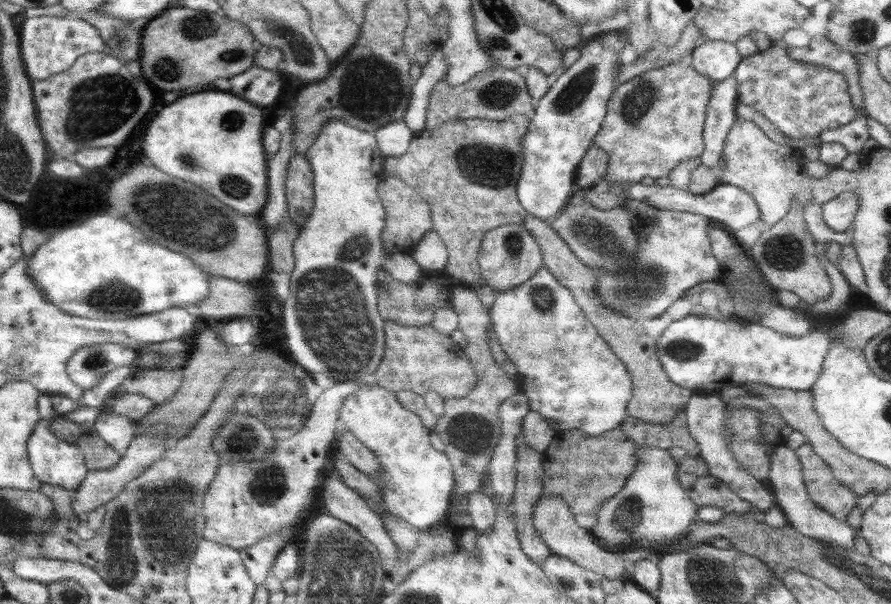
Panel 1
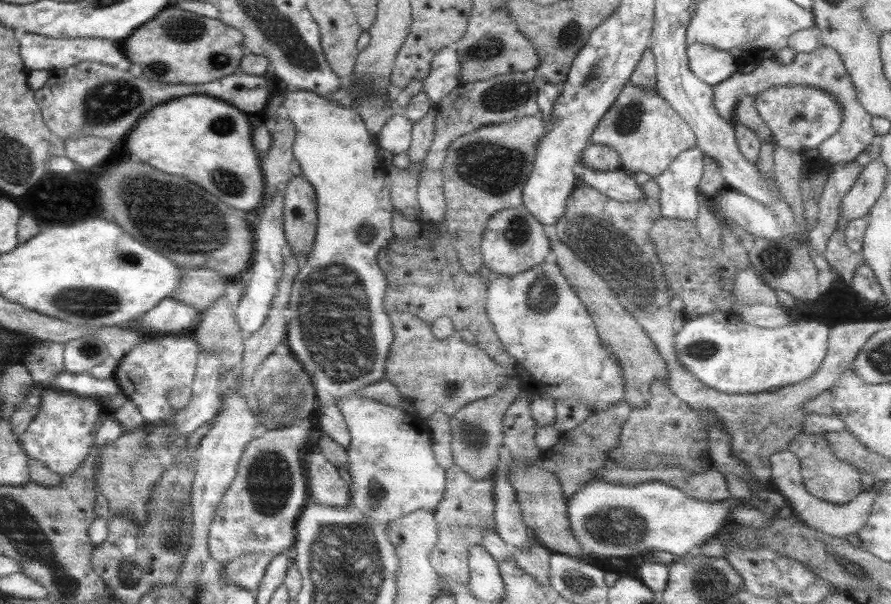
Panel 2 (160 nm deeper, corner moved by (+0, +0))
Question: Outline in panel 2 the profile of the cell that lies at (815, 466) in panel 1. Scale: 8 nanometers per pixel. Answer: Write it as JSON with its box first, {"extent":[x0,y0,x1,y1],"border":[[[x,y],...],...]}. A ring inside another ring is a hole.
{"extent":[787,432,863,505],"border":[[[800,432],[787,448],[788,452],[799,459],[803,485],[812,496],[833,505],[843,505],[852,502],[863,490],[859,470],[854,465],[837,459],[822,433],[806,434]]]}

